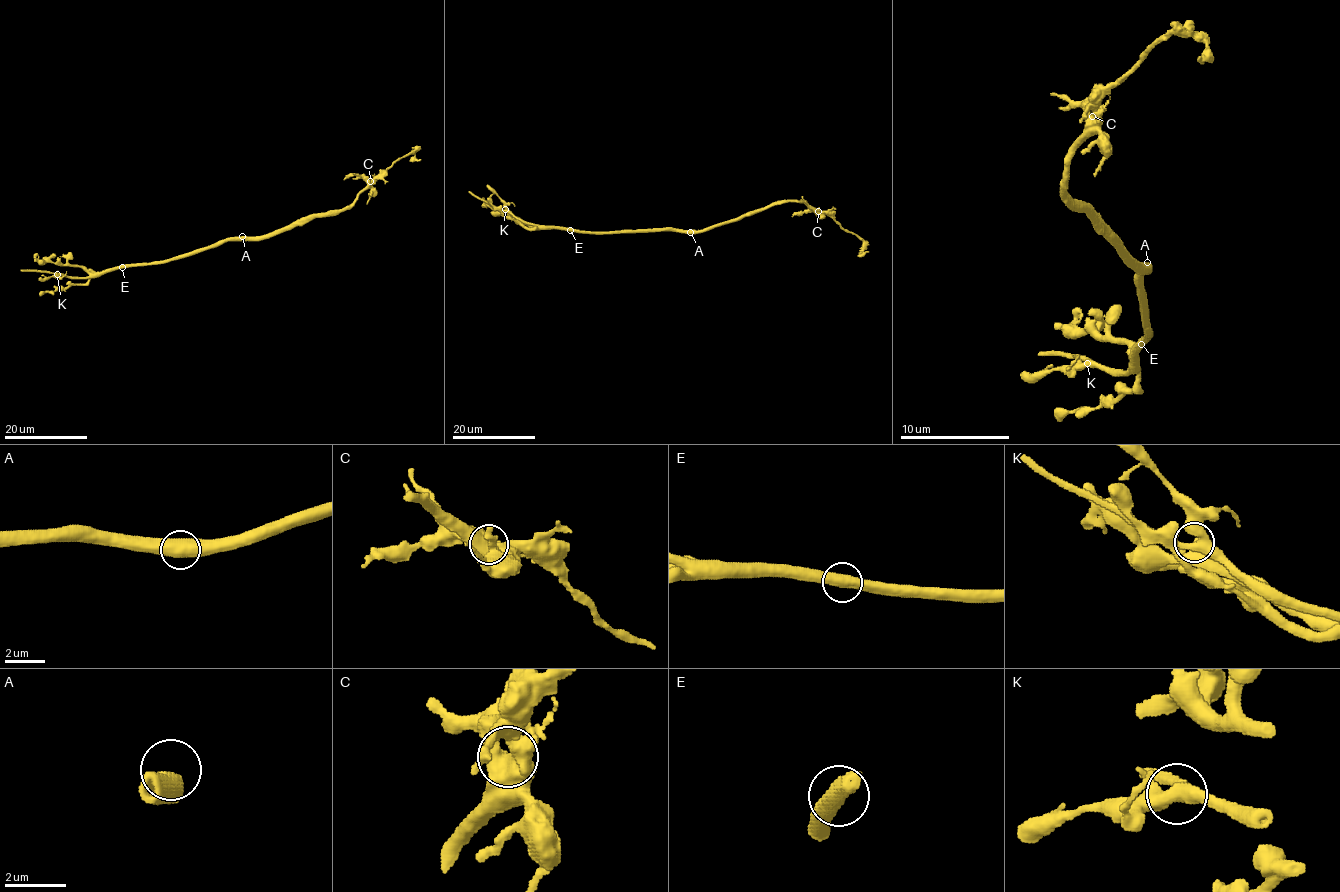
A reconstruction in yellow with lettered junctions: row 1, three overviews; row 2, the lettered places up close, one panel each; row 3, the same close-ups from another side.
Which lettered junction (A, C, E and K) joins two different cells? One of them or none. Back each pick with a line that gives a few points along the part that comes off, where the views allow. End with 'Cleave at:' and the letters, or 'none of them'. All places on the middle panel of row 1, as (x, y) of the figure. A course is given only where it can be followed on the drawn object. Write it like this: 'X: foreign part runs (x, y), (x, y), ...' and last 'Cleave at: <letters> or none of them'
Cleave at: none of them

